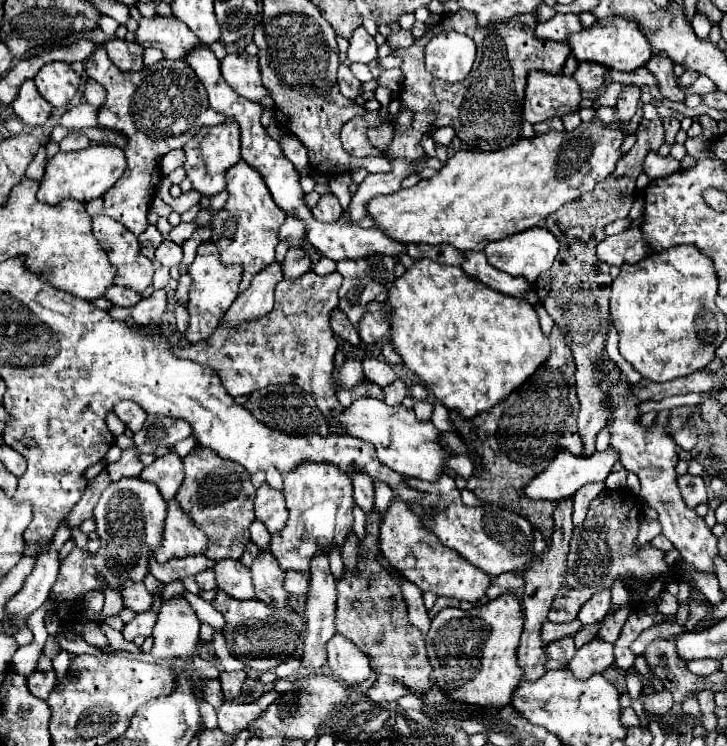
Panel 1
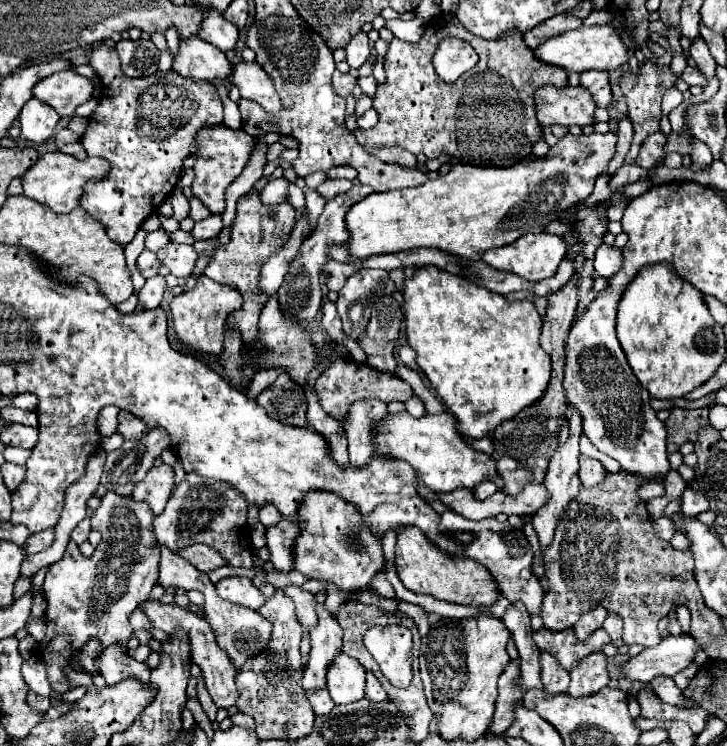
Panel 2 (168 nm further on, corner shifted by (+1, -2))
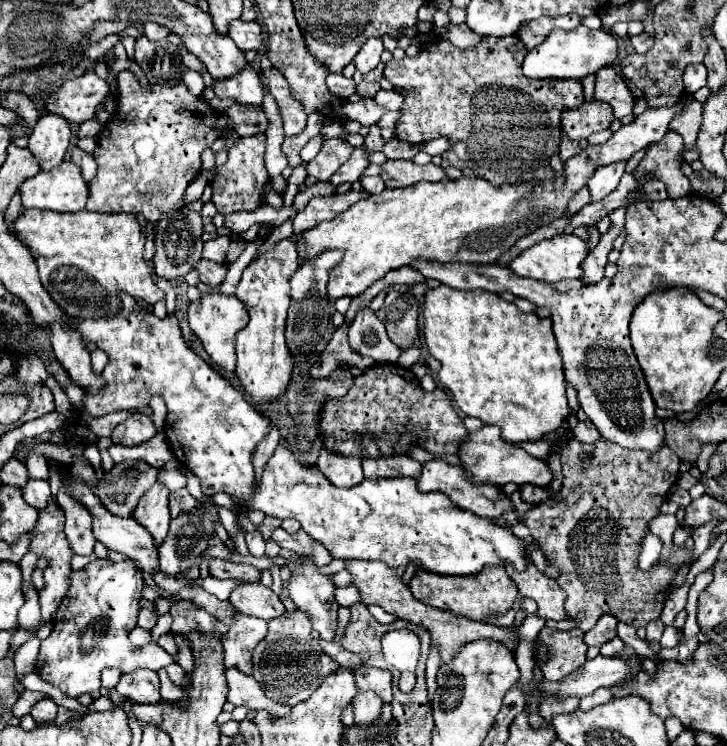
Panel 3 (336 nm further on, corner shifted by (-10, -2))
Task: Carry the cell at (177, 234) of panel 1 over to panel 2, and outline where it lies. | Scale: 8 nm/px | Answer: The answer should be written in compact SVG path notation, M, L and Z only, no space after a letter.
M209 215L207 219L195 223L195 227L193 227L193 231L191 231L191 237L193 237L195 241L211 239L211 237L215 237L215 235L219 233L219 229L221 229L221 219L219 219L219 215Z

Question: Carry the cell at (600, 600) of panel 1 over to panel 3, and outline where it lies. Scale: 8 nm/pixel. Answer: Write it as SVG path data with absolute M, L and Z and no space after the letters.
M602 615L602 617L598 619L598 623L596 623L588 633L584 633L584 643L586 643L588 647L592 647L592 645L600 647L600 645L612 641L612 639L616 637L616 623L618 623L616 617L612 617L612 615Z

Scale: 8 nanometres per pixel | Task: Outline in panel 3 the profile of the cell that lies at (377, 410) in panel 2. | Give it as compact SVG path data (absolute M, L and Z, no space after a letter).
M390 457L380 461L362 461L366 479L390 479L390 477L412 477L418 479L422 465L412 457Z

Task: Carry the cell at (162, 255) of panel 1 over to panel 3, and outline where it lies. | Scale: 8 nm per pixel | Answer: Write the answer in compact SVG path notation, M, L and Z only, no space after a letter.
M200 259L194 269L200 273L200 281L210 285L210 287L218 287L224 277L226 277L226 267L216 263L216 261L206 261L206 259Z

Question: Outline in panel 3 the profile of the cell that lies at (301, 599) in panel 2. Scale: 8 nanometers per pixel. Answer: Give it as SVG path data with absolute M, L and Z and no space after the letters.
M308 557L302 559L304 565L288 561L292 569L292 581L288 585L290 597L296 607L310 617L312 629L318 631L324 641L332 641L338 627L340 607L334 599L336 585L326 575L322 575Z

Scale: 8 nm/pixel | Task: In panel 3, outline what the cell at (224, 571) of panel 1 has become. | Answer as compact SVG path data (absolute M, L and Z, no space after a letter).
M238 585L228 601L236 607L236 611L264 621L282 617L286 611L278 595L264 585Z

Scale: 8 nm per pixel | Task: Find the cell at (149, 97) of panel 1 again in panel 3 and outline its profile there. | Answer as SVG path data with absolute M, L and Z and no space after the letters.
M120 71L116 75L118 81L118 109L106 123L104 131L98 137L98 147L94 151L94 159L98 163L98 173L92 179L90 195L86 209L98 213L142 213L148 221L156 223L160 213L168 209L178 209L182 205L184 193L188 185L196 179L202 169L200 153L212 145L224 131L230 129L224 117L216 115L204 97L194 97L188 93L184 85L176 87L160 87L154 85L150 91L138 85L138 79L132 71Z

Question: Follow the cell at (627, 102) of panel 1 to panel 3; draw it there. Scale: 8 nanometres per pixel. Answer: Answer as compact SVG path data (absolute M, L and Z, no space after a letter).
M616 163L616 165L606 165L606 167L596 169L596 173L586 183L586 187L590 189L592 201L604 199L610 191L614 191L618 187L620 177L624 175L624 167L626 167L626 163Z

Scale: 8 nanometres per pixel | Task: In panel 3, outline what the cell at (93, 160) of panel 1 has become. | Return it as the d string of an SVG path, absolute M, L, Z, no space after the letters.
M70 161L60 163L56 169L50 169L48 173L38 173L36 177L30 177L24 181L18 189L22 197L22 211L26 209L50 209L50 211L82 211L86 205L86 183L80 177L80 169L72 165Z

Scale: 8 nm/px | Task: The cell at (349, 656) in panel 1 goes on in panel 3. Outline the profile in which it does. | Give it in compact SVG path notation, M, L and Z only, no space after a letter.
M364 691L364 693L358 693L352 701L352 707L354 707L354 723L360 725L360 727L366 727L366 725L372 725L380 719L380 709L382 709L384 701L380 701L380 697L376 697L374 693L370 691Z

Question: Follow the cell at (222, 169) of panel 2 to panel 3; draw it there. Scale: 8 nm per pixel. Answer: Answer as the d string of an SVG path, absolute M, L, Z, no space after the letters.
M258 133L252 137L242 137L236 141L232 149L228 149L228 161L216 171L212 179L212 203L218 213L228 215L234 211L254 211L262 205L264 185L270 181L268 171L264 167L264 151L266 151L266 135Z

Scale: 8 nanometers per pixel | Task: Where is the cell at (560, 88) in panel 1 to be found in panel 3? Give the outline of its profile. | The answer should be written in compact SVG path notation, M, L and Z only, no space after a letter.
M584 101L580 109L568 109L562 113L562 131L568 139L580 141L592 133L610 129L614 121L612 107L602 101Z

